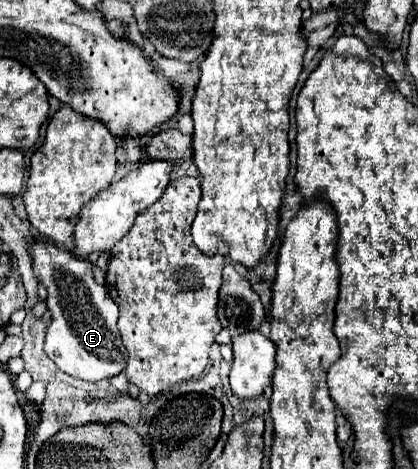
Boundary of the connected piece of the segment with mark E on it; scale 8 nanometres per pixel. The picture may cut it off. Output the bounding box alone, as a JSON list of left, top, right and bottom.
[26,241,128,381]

